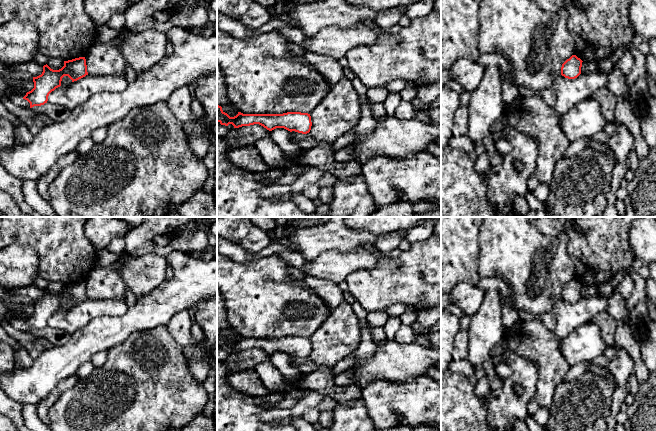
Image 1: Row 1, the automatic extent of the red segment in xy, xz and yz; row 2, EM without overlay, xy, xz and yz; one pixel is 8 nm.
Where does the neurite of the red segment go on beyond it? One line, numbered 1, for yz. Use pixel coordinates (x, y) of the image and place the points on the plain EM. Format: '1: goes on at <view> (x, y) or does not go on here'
1: does not go on here

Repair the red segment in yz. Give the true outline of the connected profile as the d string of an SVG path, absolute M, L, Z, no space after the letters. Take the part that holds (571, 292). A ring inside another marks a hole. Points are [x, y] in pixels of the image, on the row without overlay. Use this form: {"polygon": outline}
{"polygon": "M576 279L567 283L561 291L561 299L568 303L575 303L581 298L582 284Z"}

